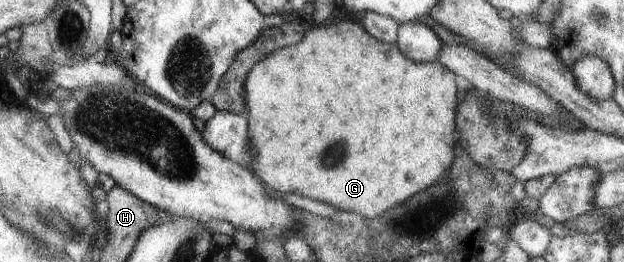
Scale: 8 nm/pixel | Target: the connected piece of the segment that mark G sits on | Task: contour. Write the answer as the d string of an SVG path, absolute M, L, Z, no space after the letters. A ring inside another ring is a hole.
M352 16L350 20L344 20L344 22L330 22L330 24L322 24L322 26L314 26L314 28L309 29L310 30L305 31L304 36L302 36L296 44L285 47L281 46L279 49L273 50L270 54L264 56L262 60L259 60L248 71L246 78L244 78L244 106L246 106L246 124L248 124L248 130L246 130L246 132L248 132L250 150L252 150L252 154L254 154L254 158L248 162L248 169L258 176L259 181L263 184L263 186L272 188L273 190L276 190L276 192L290 192L292 194L306 196L307 198L310 198L310 200L330 204L330 206L336 210L355 212L364 218L374 218L374 216L382 214L384 210L388 210L388 208L392 208L392 206L396 206L396 204L404 202L404 200L406 200L406 198L410 198L412 194L416 194L416 192L420 192L424 190L424 188L432 186L432 184L438 184L438 182L444 178L444 174L448 172L448 168L450 168L450 164L452 164L452 158L454 158L454 150L452 150L452 146L456 143L454 116L457 111L456 92L458 92L456 82L454 81L456 80L454 77L455 74L452 74L447 68L444 68L444 66L442 66L442 64L438 61L412 62L412 60L408 60L406 56L402 56L402 54L400 54L395 43L382 42L381 40L372 38L372 36L370 36L360 26L358 19L354 16Z

